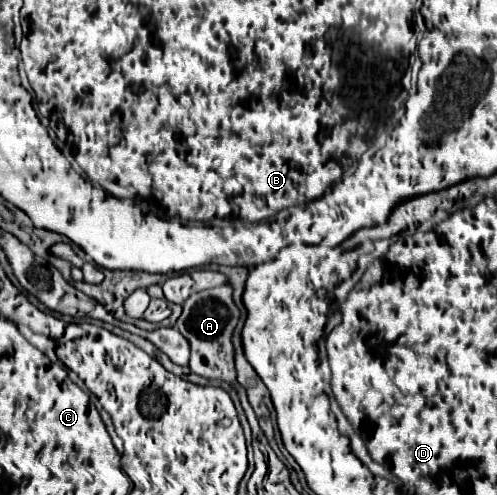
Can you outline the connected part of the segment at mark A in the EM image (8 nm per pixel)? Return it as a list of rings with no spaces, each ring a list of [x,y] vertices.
[[[217,286],[211,290],[203,290],[185,300],[183,312],[177,318],[175,328],[187,338],[187,342],[191,346],[189,368],[195,374],[199,374],[207,380],[221,380],[221,382],[229,382],[231,386],[239,386],[237,372],[235,372],[235,348],[231,342],[239,316],[241,316],[241,312],[233,302],[231,286]]]

